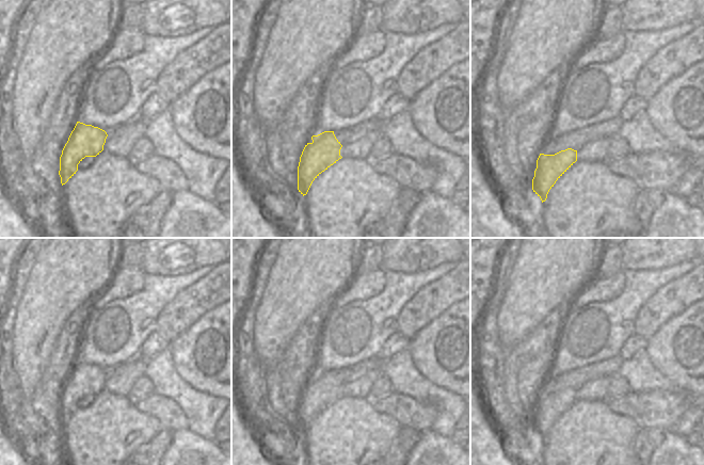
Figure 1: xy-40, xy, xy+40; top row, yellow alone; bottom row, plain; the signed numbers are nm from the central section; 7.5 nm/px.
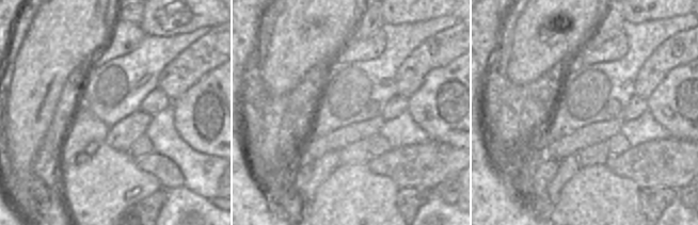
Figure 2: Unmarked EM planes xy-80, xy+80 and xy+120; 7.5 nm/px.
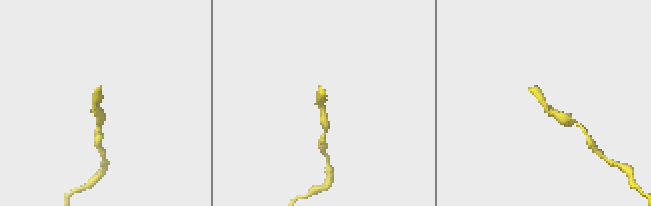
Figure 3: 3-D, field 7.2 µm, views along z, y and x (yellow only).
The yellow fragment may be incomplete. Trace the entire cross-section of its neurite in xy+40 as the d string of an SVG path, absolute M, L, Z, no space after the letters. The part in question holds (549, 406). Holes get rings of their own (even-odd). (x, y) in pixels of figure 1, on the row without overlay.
M567 387L555 394L540 392L532 418L532 429L546 439L549 429L556 420L577 400L577 389Z

